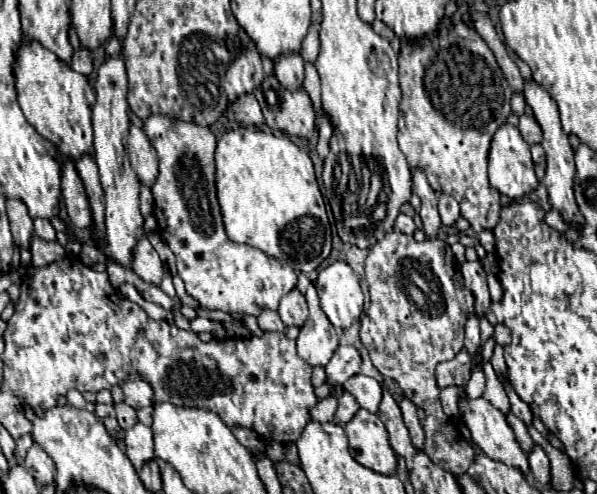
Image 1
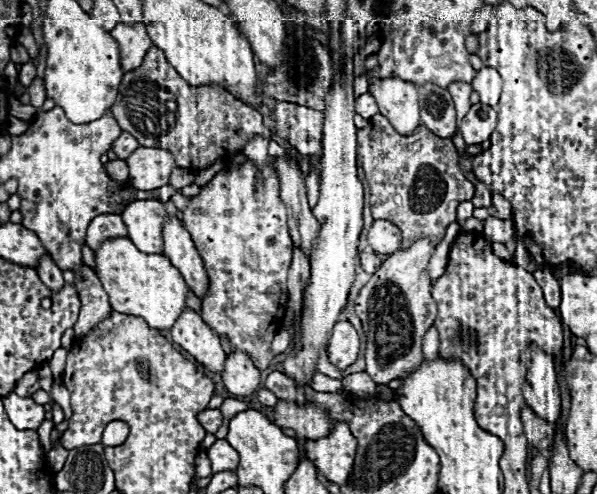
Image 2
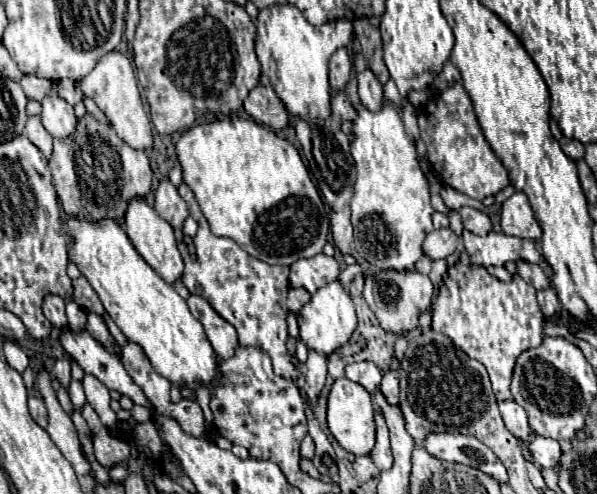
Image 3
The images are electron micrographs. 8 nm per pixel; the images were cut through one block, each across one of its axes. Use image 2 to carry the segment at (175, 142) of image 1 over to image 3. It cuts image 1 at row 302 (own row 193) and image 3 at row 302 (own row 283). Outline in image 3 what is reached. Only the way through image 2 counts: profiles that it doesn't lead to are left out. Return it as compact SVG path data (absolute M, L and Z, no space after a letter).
M182 182L178 186L178 192L186 200L190 216L198 222L198 232L192 238L192 244L196 248L196 262L190 260L188 246L185 242L180 242L178 245L182 260L184 260L182 282L186 284L190 294L204 296L210 302L210 306L226 322L230 322L236 328L240 346L254 346L254 348L268 352L268 356L272 358L274 372L278 376L296 380L300 376L300 370L290 362L290 356L286 350L286 340L288 340L286 296L290 290L288 266L270 266L262 260L252 258L234 240L216 238L210 232L208 222L200 210L200 206L196 204L192 190Z

